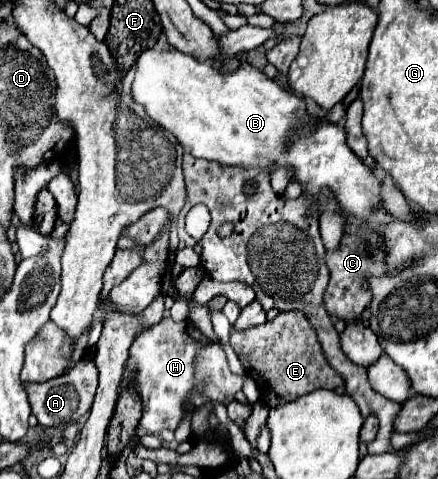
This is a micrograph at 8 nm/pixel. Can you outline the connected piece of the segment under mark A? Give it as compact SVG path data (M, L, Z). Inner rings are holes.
M81 359L65 375L59 375L45 383L33 383L33 385L23 383L23 389L27 389L31 413L37 417L41 427L63 427L63 425L79 419L81 413L85 413L87 409L91 409L97 383L99 383L99 373L97 373L95 361Z

